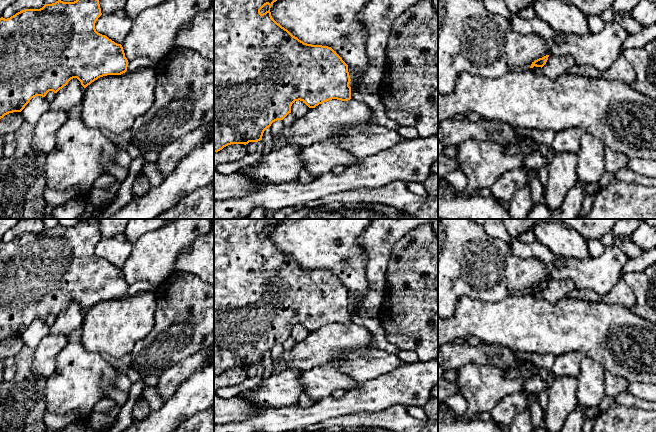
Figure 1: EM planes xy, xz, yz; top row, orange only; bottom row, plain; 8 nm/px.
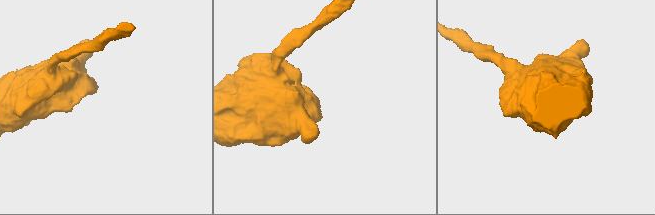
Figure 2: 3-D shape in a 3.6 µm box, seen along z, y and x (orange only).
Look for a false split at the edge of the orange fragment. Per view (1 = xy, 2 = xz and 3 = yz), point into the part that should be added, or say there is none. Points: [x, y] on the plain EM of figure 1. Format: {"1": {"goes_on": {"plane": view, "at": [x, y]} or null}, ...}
{"1": {"goes_on": null}, "2": {"goes_on": null}, "3": {"goes_on": null}}

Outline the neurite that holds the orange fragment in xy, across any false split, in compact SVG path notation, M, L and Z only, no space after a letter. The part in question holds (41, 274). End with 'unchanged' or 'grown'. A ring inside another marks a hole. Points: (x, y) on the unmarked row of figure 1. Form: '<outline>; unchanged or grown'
M91 220L79 221L74 226L63 226L58 224L52 228L45 228L40 233L25 233L10 242L0 242L0 343L9 337L21 336L30 324L36 320L45 321L49 315L57 317L73 302L77 302L81 306L81 309L86 312L100 301L121 299L127 295L128 284L125 281L122 269L117 268L107 260L98 257L95 253L95 247L101 239L102 237L98 222L96 220Z; unchanged

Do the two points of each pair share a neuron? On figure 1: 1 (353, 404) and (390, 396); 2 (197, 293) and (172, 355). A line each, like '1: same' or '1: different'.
1: same
2: same

